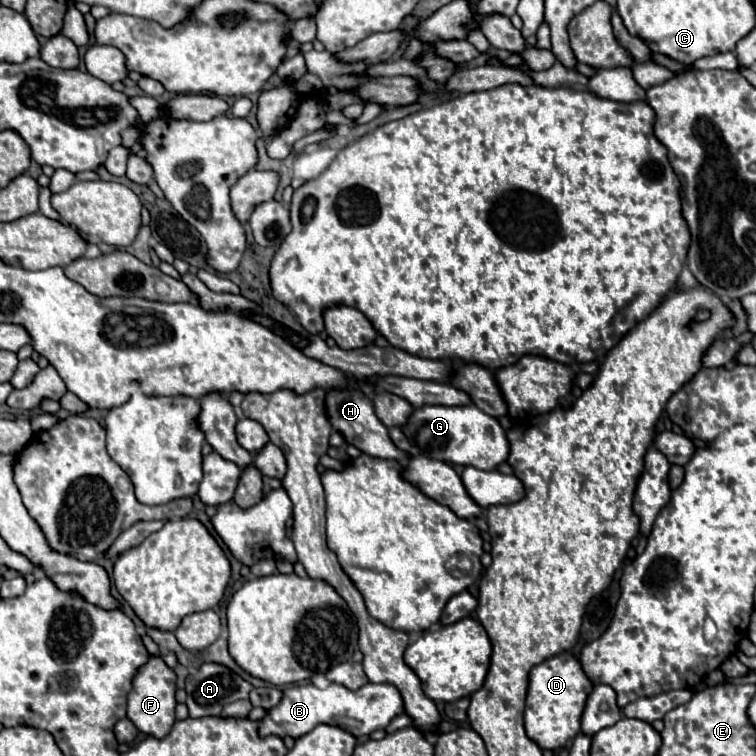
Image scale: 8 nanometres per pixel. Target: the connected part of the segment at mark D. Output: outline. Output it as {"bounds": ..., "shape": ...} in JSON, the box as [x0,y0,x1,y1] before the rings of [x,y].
{"bounds":[525,654,593,750],"shape":[[[557,654],[529,674],[529,690],[525,702],[525,732],[541,750],[559,750],[567,740],[575,738],[581,730],[581,712],[585,708],[585,696],[593,690],[591,680],[585,676],[581,664],[571,654]]]}

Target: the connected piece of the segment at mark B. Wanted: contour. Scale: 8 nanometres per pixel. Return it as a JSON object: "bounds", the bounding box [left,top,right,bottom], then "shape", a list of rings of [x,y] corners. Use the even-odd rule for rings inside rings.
{"bounds":[259,684,403,738],"shape":[[[313,684],[289,686],[283,690],[283,698],[277,706],[269,708],[267,714],[259,720],[259,736],[291,736],[299,738],[311,732],[317,724],[331,724],[347,730],[355,738],[367,736],[375,730],[383,730],[391,718],[403,714],[403,700],[397,688],[391,684],[365,684],[359,690],[349,690],[341,684],[329,684],[325,690],[319,690]]]}

